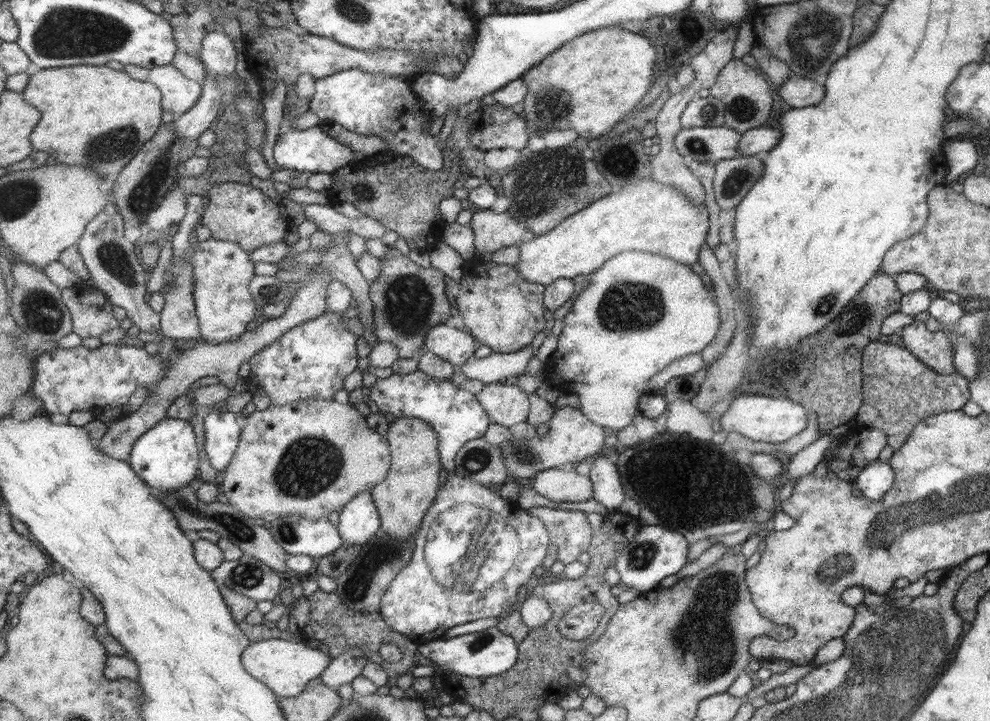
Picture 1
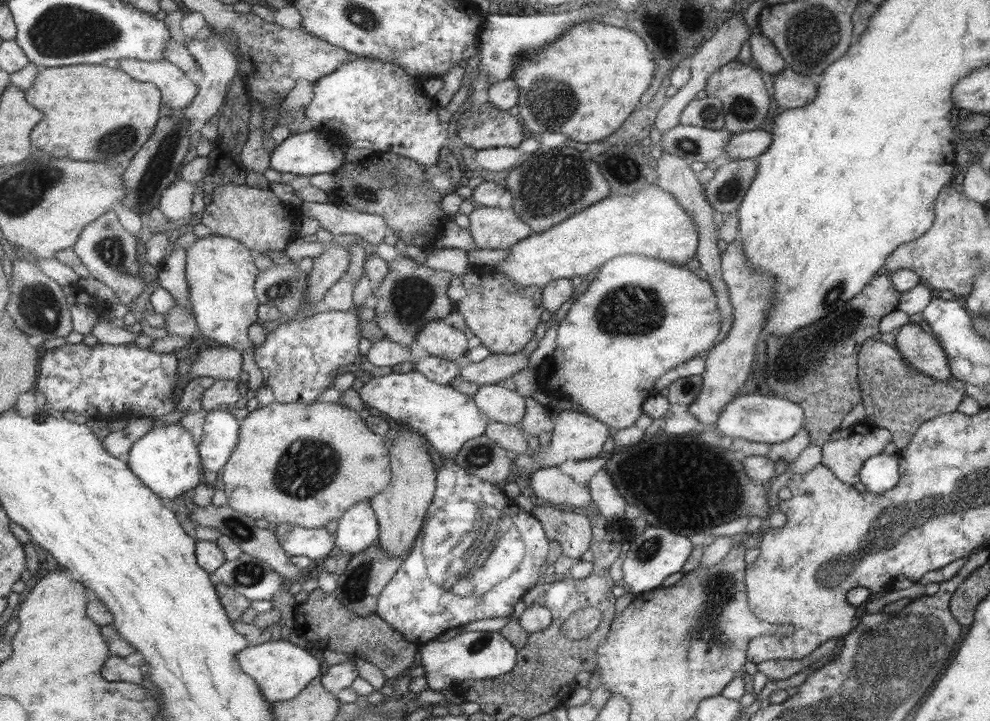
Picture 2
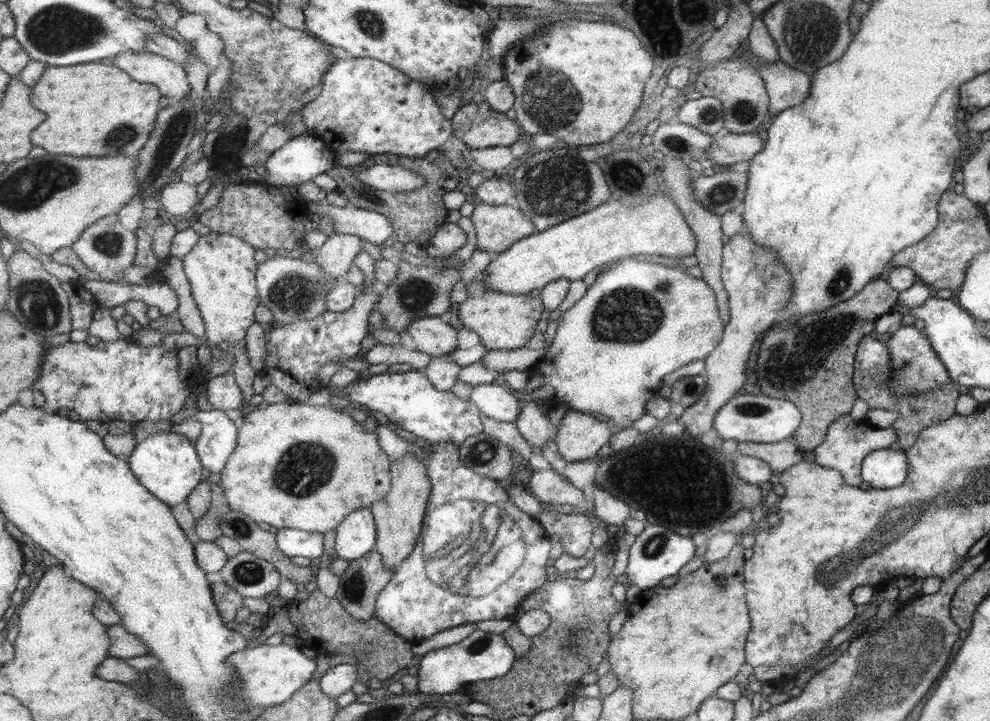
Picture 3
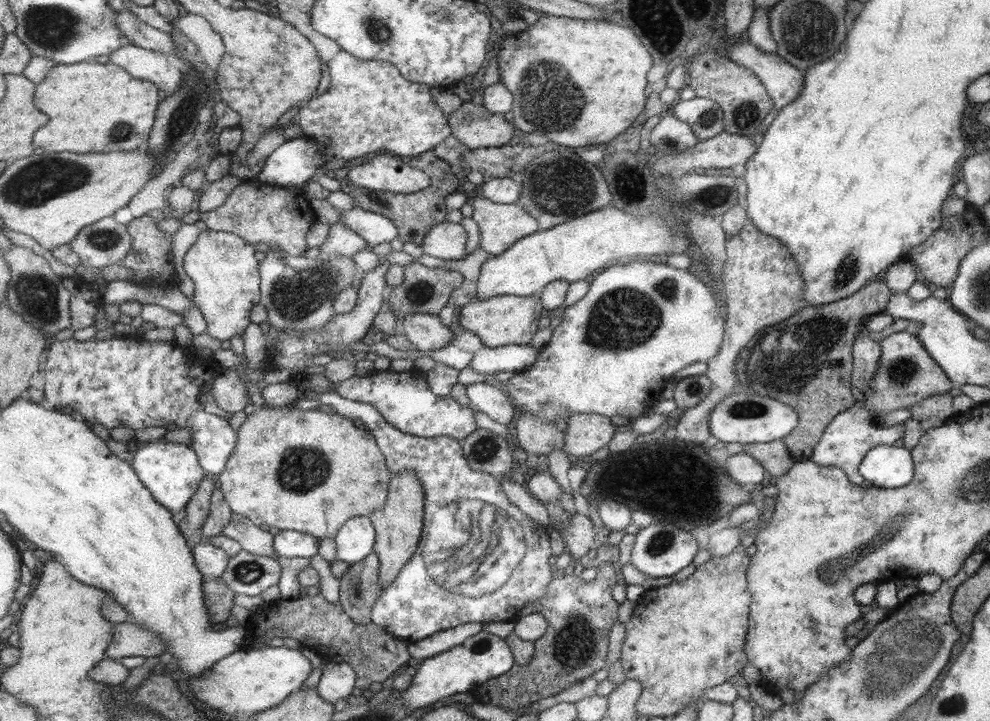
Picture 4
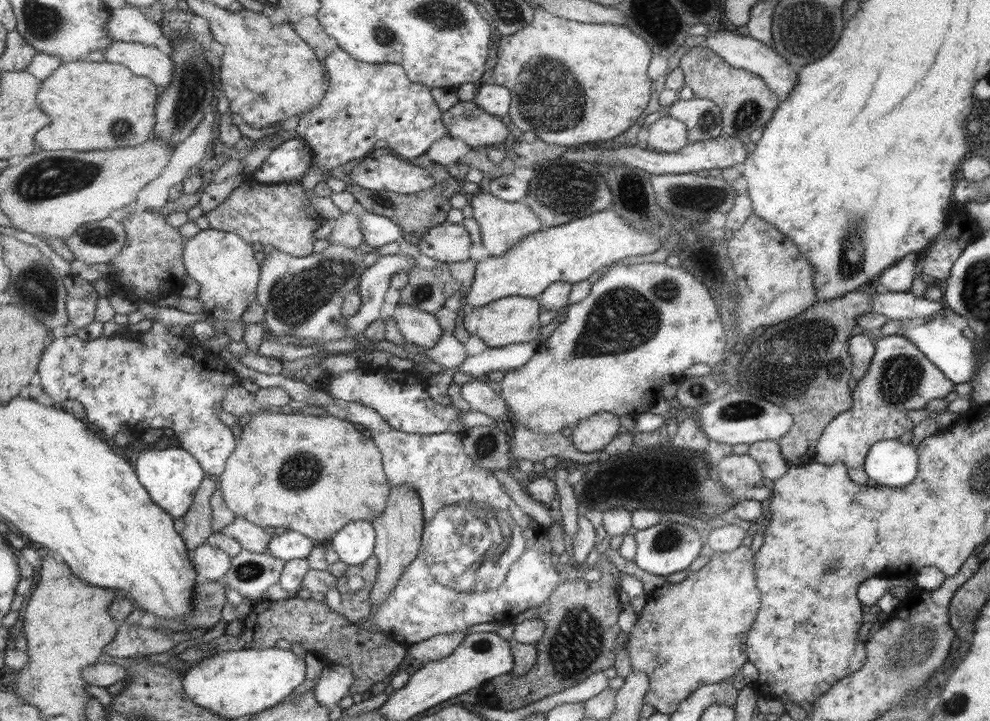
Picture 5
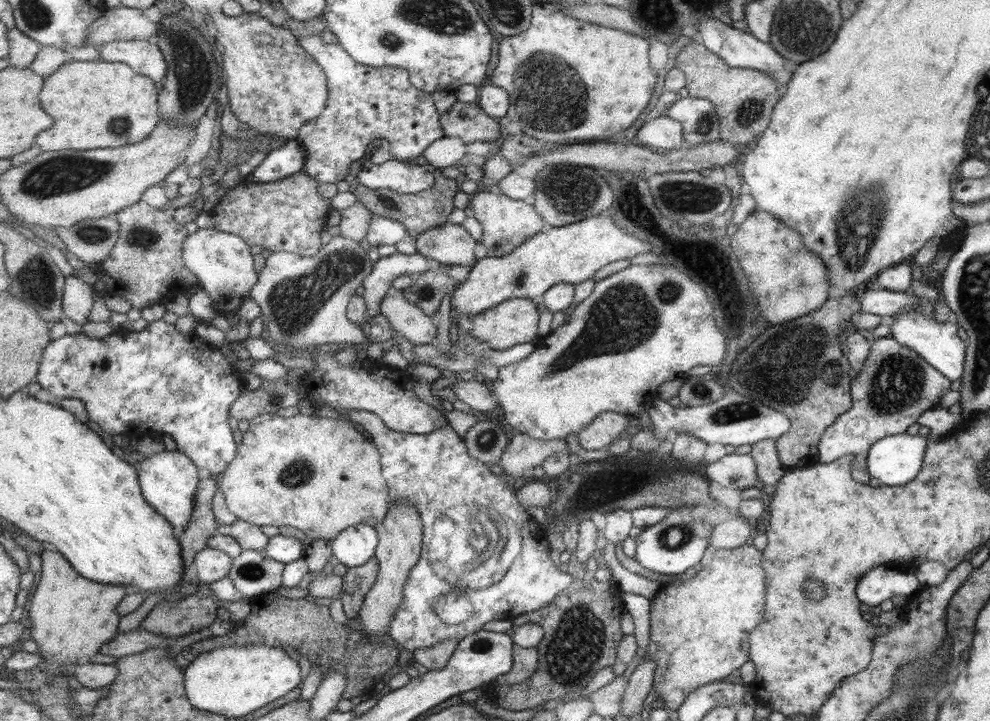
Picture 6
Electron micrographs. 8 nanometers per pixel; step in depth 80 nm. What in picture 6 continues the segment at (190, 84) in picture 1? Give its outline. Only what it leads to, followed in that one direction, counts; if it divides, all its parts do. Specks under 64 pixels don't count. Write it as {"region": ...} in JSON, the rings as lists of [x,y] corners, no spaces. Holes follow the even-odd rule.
{"region":[[[116,40],[98,48],[103,61],[122,62],[133,67],[139,74],[163,83],[168,73],[168,62],[158,44],[149,40]]]}

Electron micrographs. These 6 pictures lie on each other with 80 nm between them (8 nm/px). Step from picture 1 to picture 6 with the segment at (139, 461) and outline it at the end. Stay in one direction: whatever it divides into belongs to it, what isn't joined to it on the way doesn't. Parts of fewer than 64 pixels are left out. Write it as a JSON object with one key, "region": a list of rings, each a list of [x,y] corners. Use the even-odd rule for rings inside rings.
{"region":[[[179,450],[166,451],[144,458],[140,462],[140,485],[148,503],[163,514],[173,528],[188,528],[196,509],[196,496],[200,488],[199,469],[189,456]]]}

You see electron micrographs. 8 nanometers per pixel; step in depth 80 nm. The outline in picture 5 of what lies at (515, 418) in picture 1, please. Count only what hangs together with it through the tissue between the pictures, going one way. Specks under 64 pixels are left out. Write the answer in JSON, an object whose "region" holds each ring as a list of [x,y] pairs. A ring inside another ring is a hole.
{"region":[[[469,380],[459,388],[463,400],[470,404],[470,409],[480,412],[483,416],[501,424],[507,418],[504,400],[497,392],[487,387],[483,382]]]}

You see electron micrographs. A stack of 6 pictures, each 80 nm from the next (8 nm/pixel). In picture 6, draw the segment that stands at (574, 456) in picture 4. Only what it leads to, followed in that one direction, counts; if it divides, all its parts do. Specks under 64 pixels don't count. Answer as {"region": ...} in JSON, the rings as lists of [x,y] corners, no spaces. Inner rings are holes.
{"region":[[[614,412],[599,413],[584,428],[577,432],[579,447],[587,450],[600,450],[611,445],[627,430],[627,420]]]}

